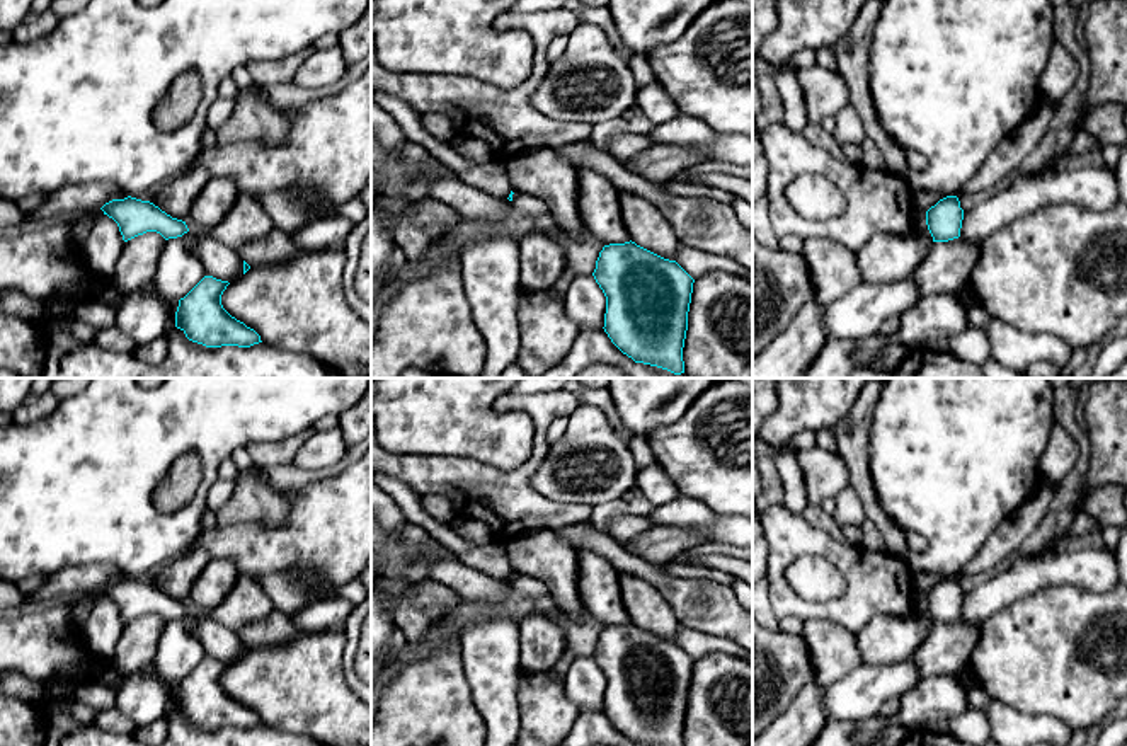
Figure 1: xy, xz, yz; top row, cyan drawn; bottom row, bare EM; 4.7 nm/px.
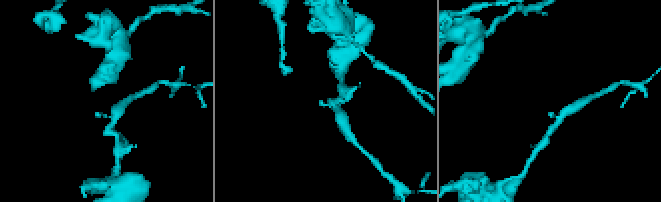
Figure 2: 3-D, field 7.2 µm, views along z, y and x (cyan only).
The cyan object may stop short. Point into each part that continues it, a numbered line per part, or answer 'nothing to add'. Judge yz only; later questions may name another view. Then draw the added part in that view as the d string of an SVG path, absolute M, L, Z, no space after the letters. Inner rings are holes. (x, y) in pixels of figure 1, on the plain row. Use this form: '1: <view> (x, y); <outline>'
nothing to add

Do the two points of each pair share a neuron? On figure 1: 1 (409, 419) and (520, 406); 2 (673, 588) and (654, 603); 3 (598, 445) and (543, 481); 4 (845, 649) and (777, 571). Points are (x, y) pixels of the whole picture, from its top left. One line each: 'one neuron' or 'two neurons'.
1: two neurons
2: two neurons
3: one neuron
4: two neurons

